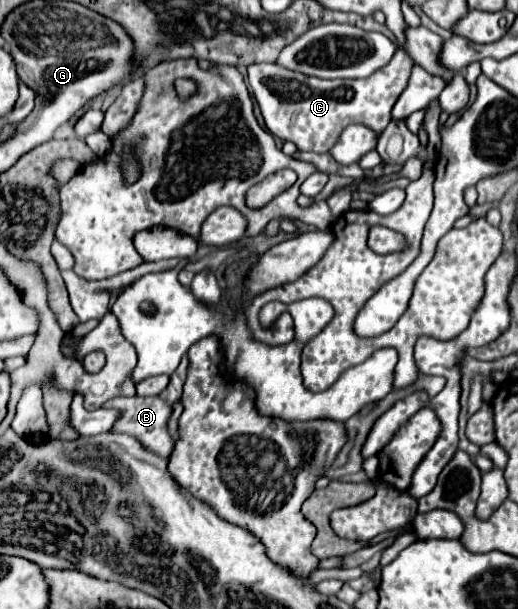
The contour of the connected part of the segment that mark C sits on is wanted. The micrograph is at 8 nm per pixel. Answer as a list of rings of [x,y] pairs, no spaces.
[[[397,49],[391,63],[375,71],[367,79],[315,79],[275,63],[253,63],[249,65],[249,85],[253,89],[255,101],[265,119],[265,127],[283,141],[291,141],[299,151],[313,151],[317,155],[317,169],[347,179],[361,178],[364,170],[357,163],[344,166],[337,163],[329,151],[337,143],[339,135],[347,125],[365,123],[373,131],[383,133],[391,121],[391,109],[397,97],[407,87],[407,79],[413,67],[411,55]]]

